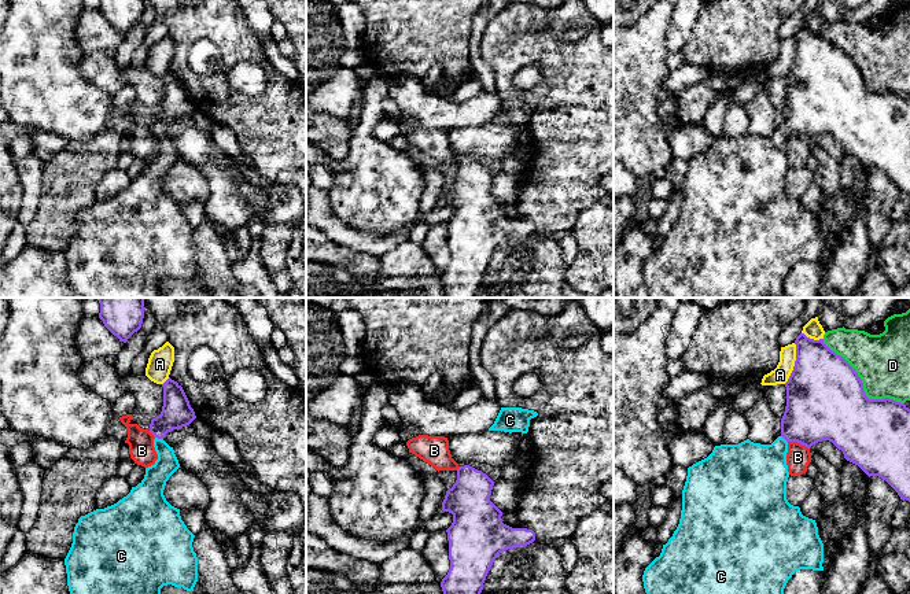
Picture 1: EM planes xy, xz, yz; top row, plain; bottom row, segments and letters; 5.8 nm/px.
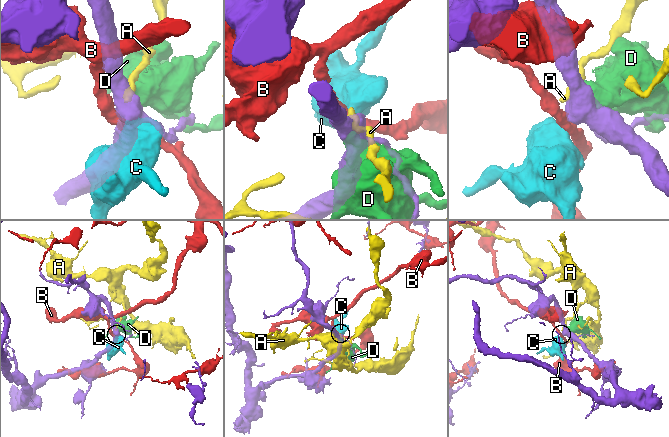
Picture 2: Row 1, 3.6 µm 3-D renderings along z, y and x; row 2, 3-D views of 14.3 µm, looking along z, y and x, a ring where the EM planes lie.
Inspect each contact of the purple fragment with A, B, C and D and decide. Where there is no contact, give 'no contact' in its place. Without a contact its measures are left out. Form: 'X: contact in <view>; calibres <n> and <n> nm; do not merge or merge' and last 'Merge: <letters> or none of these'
A: contact in yz; calibres 440 and 100 nm; do not merge
B: contact in yz; calibres 400 and 140 nm; do not merge
C: contact in xy; calibres 180 and 140 nm; merge
D: contact in yz; calibres 460 and 320 nm; do not merge
Merge: C

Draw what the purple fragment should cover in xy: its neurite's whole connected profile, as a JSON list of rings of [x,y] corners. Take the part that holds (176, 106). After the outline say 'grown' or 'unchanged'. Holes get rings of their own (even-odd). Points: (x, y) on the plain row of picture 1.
[[[169,70],[162,80],[162,104],[150,117],[158,152],[145,161],[144,171],[132,180],[126,189],[111,199],[81,209],[74,219],[73,236],[65,251],[65,258],[69,284],[81,298],[162,298],[161,281],[163,278],[172,277],[194,284],[198,274],[198,250],[192,240],[195,228],[181,213],[180,202],[172,199],[163,188],[166,174],[180,161],[173,140],[163,130],[173,122],[189,118],[196,108],[177,74]]]; grown

